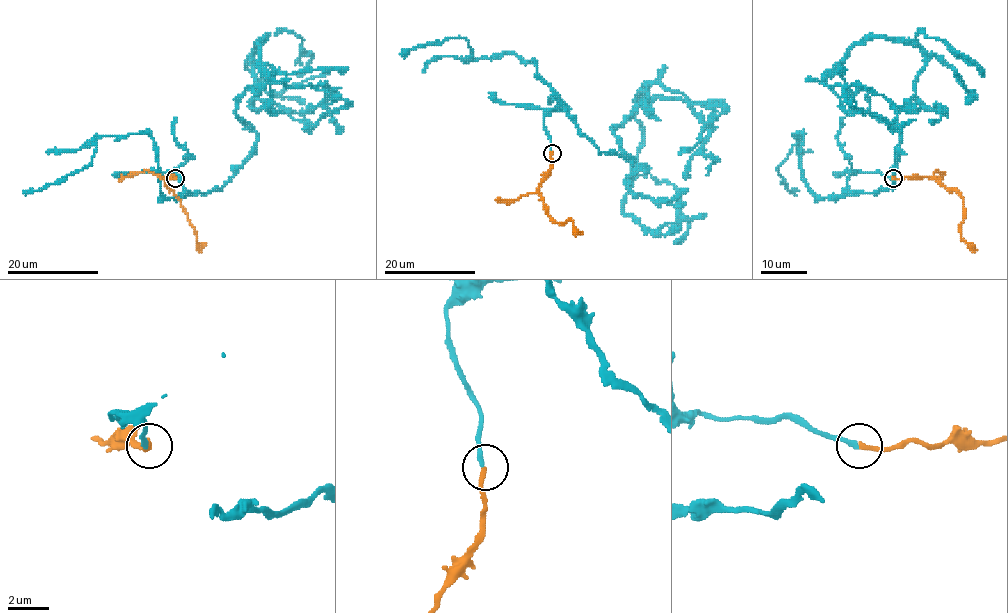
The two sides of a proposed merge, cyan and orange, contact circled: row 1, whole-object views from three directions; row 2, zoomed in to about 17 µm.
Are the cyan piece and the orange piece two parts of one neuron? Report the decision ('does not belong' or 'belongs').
belongs

